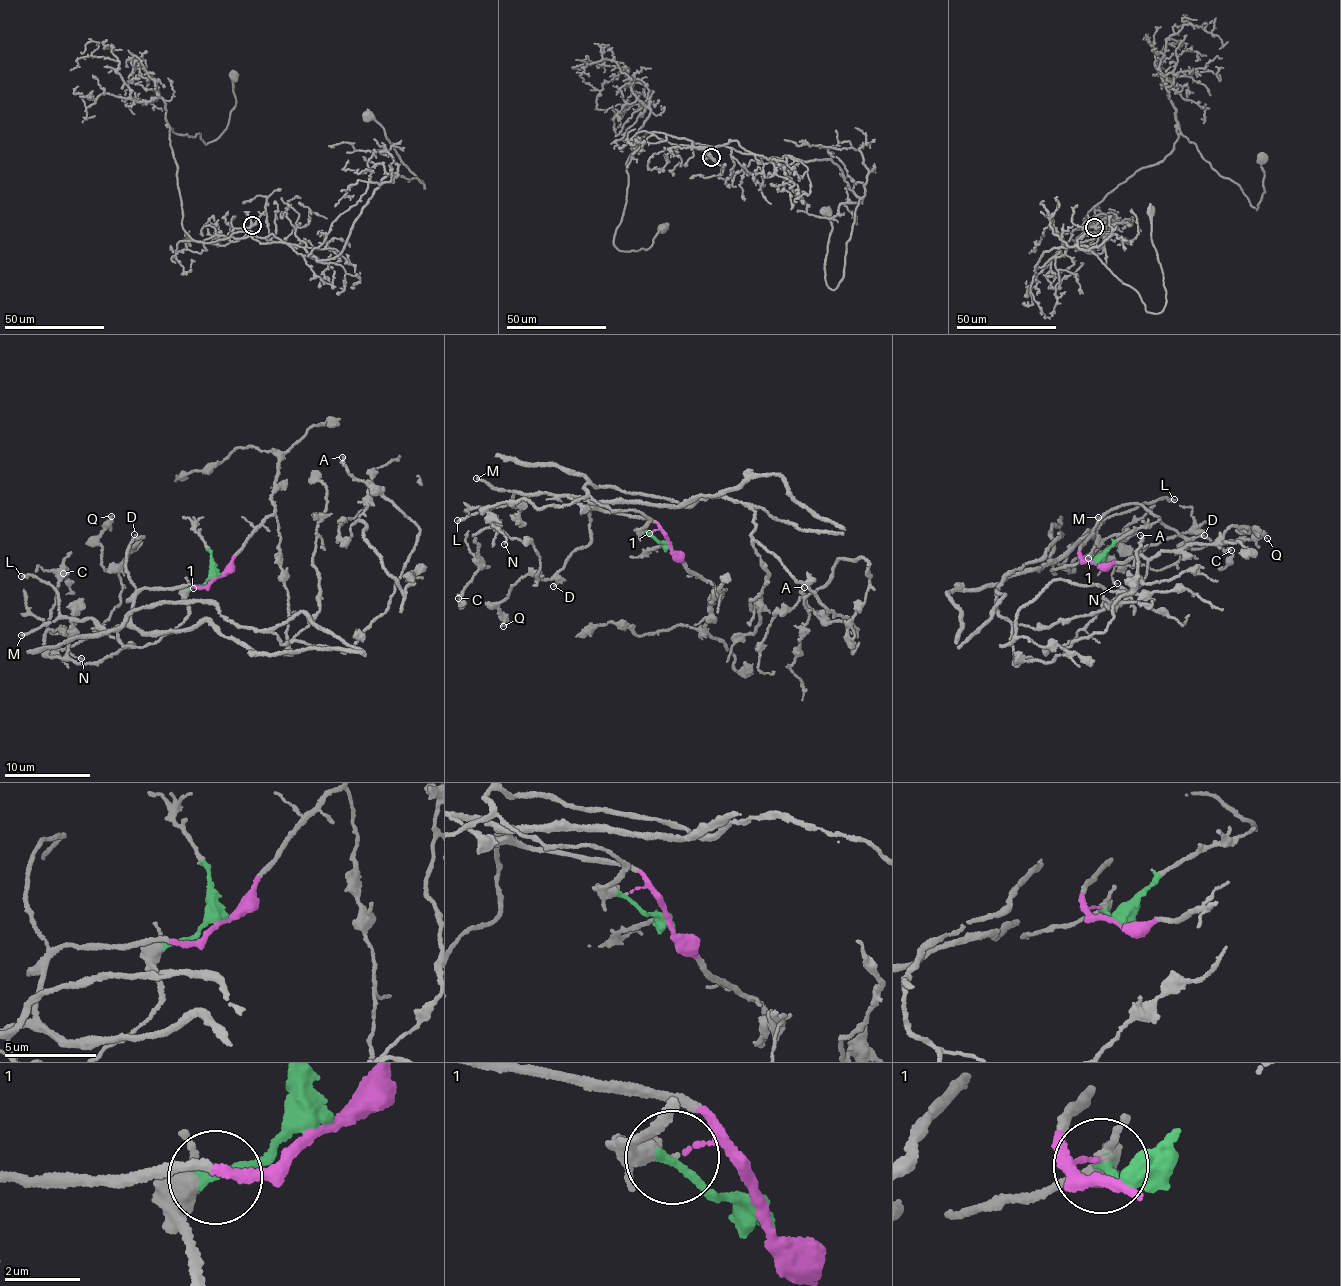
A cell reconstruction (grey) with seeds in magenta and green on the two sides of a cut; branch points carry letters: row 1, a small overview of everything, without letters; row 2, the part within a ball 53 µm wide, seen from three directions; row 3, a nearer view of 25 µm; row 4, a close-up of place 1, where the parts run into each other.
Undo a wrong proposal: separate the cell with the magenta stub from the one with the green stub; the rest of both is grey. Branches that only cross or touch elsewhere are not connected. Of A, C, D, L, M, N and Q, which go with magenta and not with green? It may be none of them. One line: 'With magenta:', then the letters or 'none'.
With magenta: D, L, M, N, Q

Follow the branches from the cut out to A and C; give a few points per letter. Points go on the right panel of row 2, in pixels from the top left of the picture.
A: (1094, 563), (1052, 570), (1060, 534), (1008, 574), (994, 594), (1015, 663), (1102, 633), (1141, 535)
C: (1094, 563), (1051, 569), (1054, 560), (1071, 571), (1074, 561), (1119, 540), (1141, 551), (1202, 535), (1232, 549)

